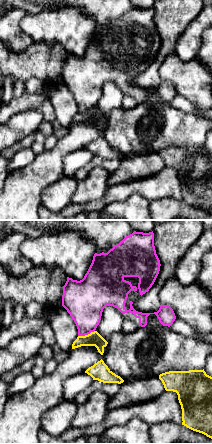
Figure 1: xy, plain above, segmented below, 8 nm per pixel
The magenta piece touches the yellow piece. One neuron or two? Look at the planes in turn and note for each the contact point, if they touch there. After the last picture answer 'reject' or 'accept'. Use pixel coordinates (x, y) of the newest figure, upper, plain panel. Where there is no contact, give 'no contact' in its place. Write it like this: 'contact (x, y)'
contact (86, 110)

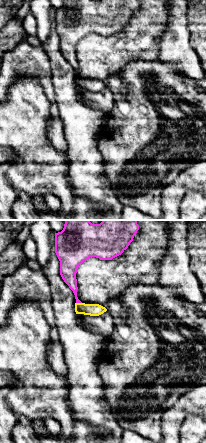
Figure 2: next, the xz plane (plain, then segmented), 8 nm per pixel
contact (79, 78)

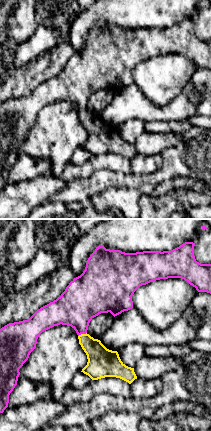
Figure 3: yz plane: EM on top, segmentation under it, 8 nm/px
contact (82, 109)

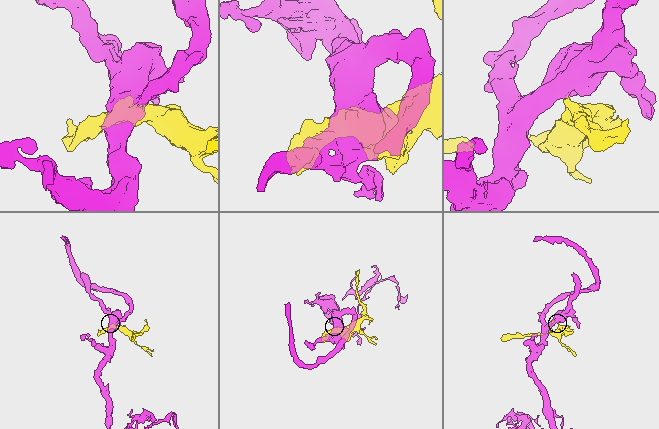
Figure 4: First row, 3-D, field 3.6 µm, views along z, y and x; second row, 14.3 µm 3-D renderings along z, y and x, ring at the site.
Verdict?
reject

